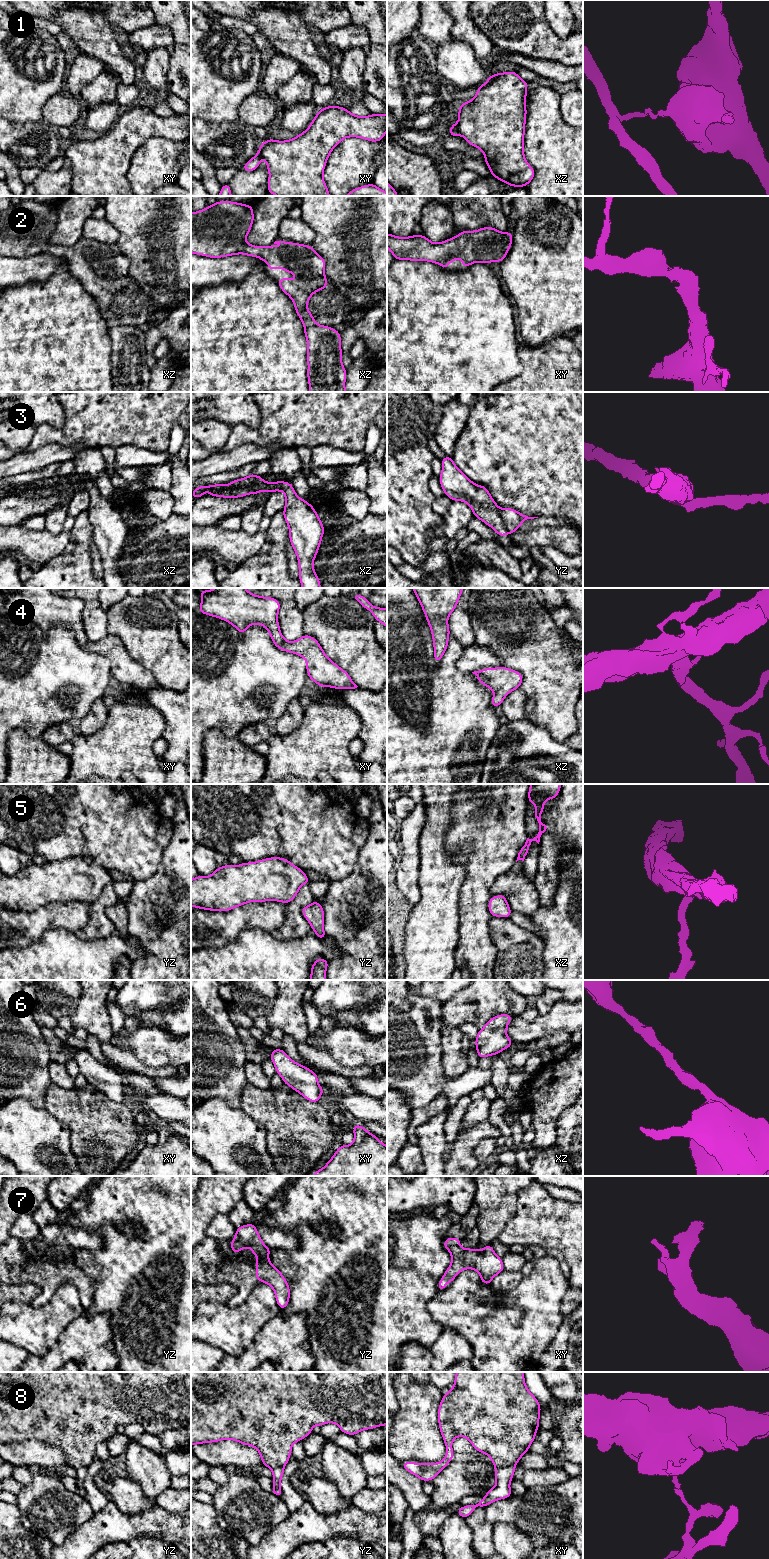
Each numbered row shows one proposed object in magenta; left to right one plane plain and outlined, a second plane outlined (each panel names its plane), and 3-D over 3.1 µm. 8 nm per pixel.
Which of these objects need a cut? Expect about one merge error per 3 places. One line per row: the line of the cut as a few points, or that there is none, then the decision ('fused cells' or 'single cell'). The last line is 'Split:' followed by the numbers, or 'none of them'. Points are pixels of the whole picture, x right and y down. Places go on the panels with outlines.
1: cut xz (454, 124), (460, 134); fused cells
2: cut none; single cell
3: cut none; single cell
4: cut none; single cell
5: cut none; single cell
6: cut none; single cell
7: cut yz (264, 1245), (249, 1244), (247, 1246); fused cells
8: cut xy (514, 1465), (496, 1468); fused cells
Split: 1, 7, 8

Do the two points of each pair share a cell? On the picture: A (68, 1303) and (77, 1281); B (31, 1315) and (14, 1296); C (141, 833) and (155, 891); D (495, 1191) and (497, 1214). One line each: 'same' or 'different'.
A: different
B: different
C: different
D: same

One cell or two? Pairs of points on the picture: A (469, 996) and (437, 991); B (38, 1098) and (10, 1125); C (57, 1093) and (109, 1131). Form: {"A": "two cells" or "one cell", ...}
{"A": "two cells", "B": "two cells", "C": "one cell"}

